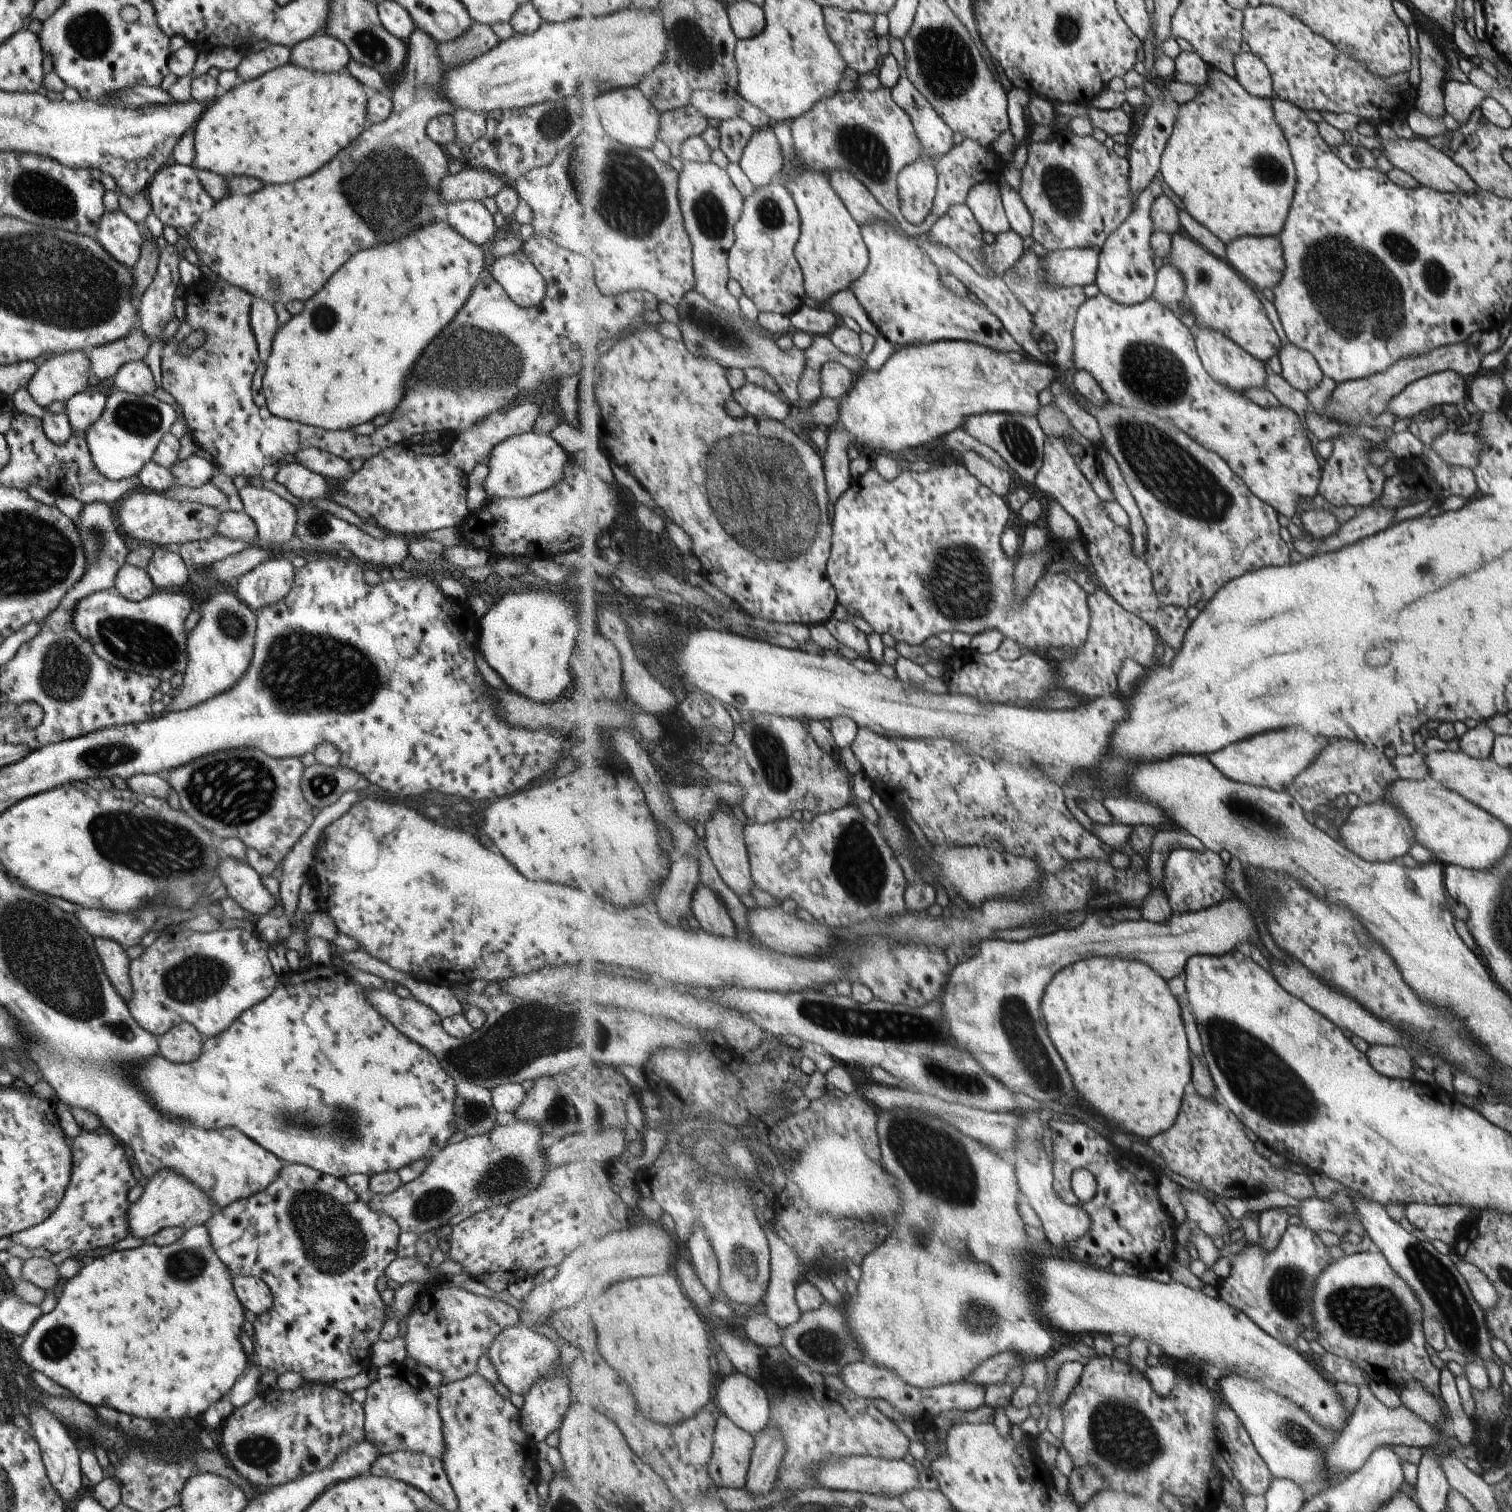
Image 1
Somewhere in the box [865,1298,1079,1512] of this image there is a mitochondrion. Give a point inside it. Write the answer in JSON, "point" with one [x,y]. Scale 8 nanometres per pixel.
{"point":[971,1319]}

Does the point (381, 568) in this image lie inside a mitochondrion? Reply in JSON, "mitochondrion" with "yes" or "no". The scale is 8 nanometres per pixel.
{"mitochondrion":"no"}

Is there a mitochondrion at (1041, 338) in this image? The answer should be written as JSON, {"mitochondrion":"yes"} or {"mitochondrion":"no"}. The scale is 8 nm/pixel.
{"mitochondrion":"no"}

